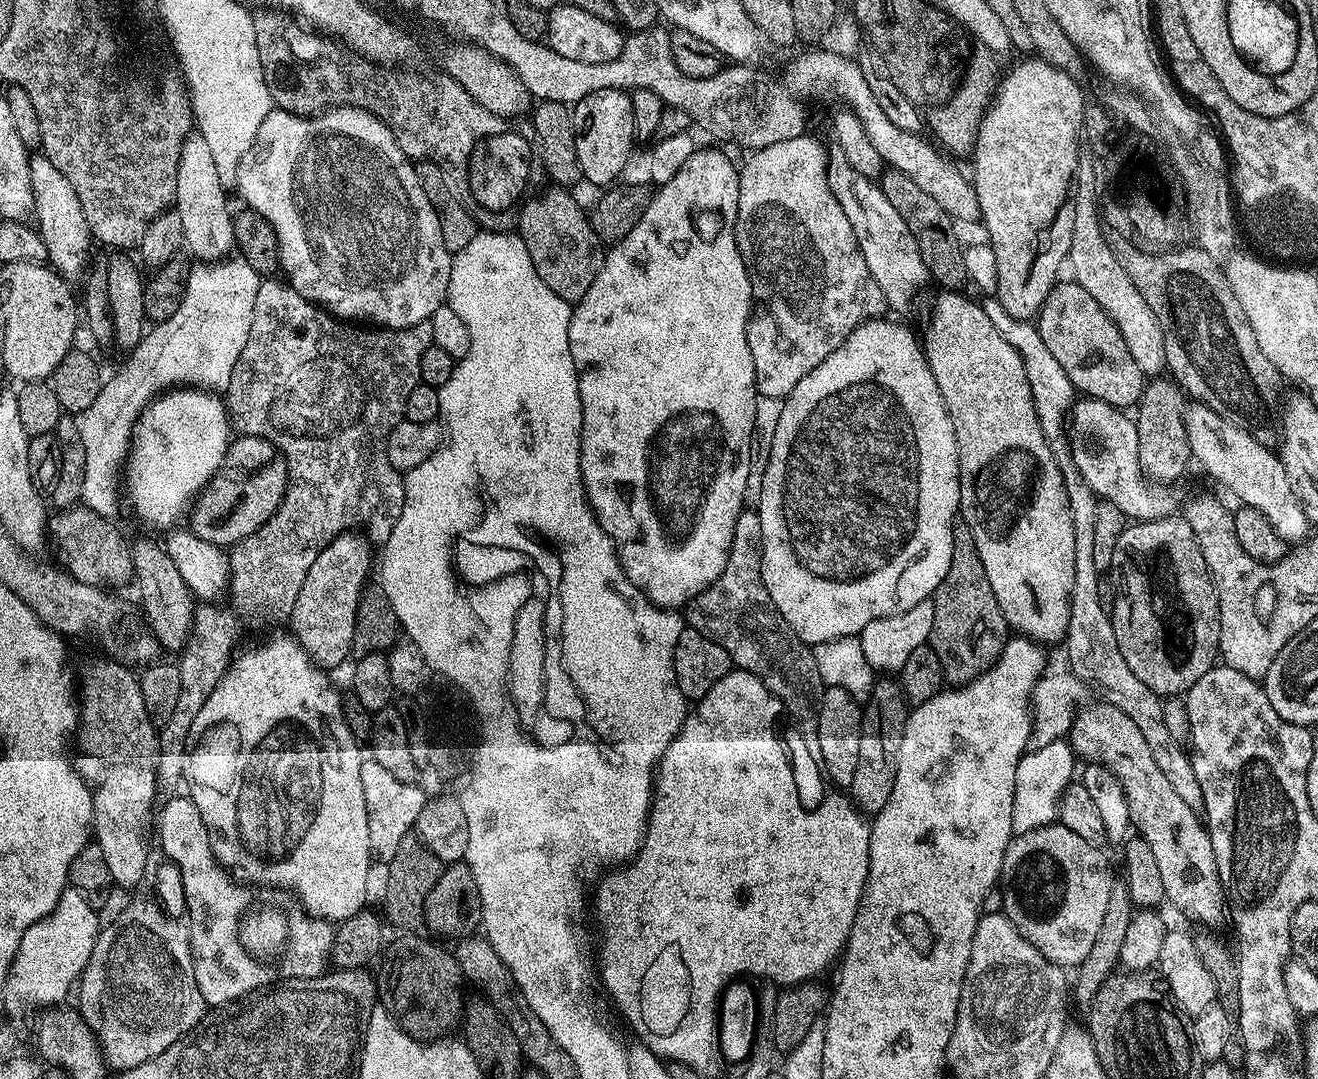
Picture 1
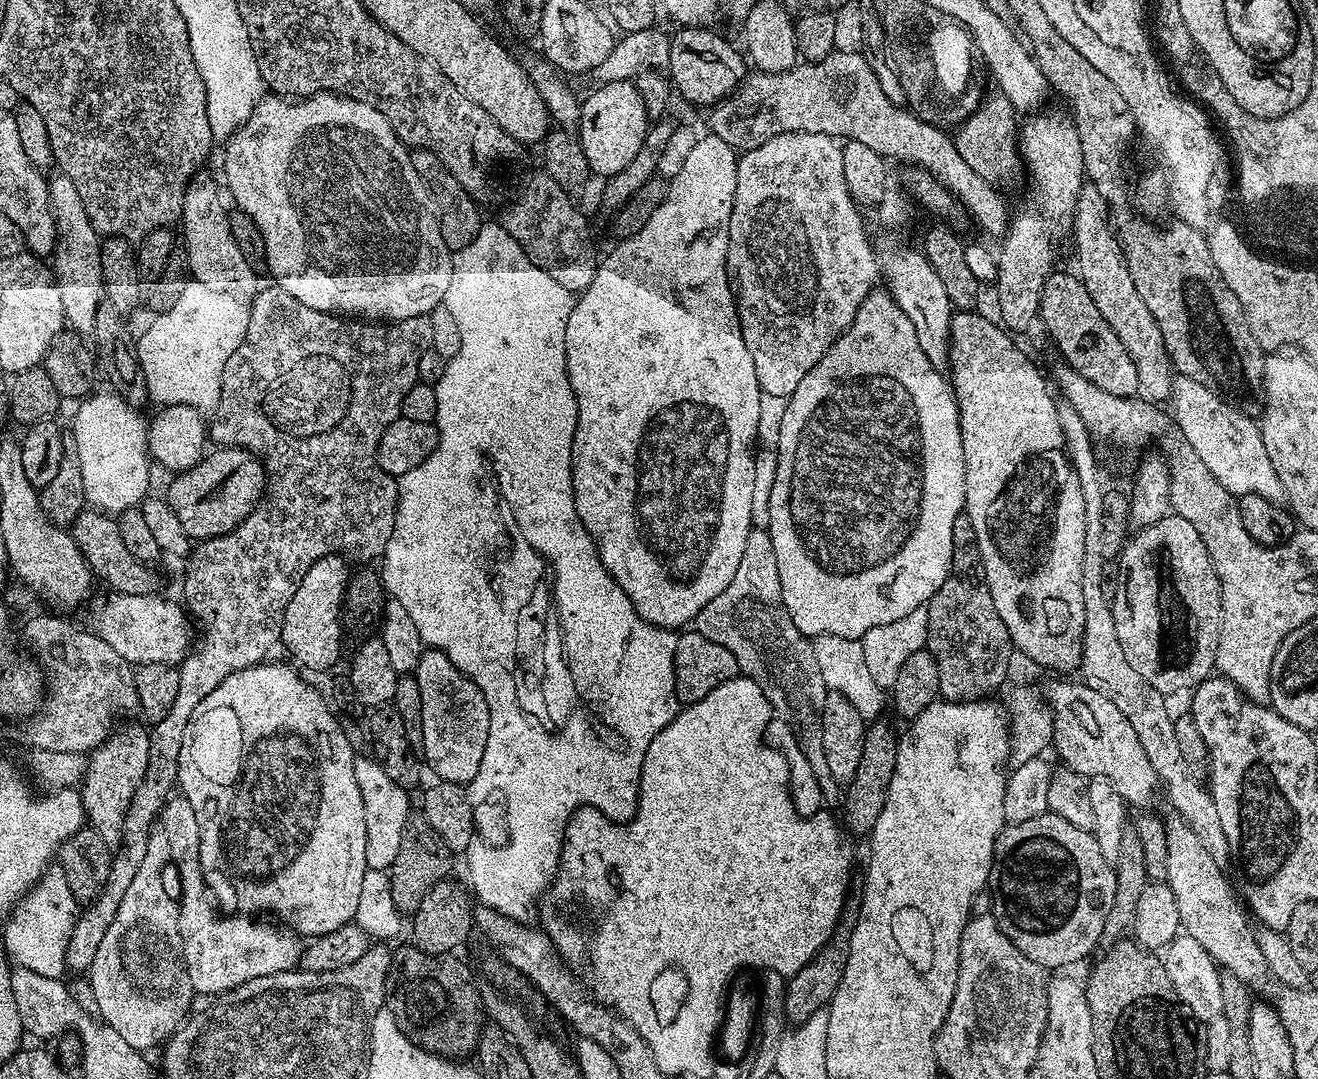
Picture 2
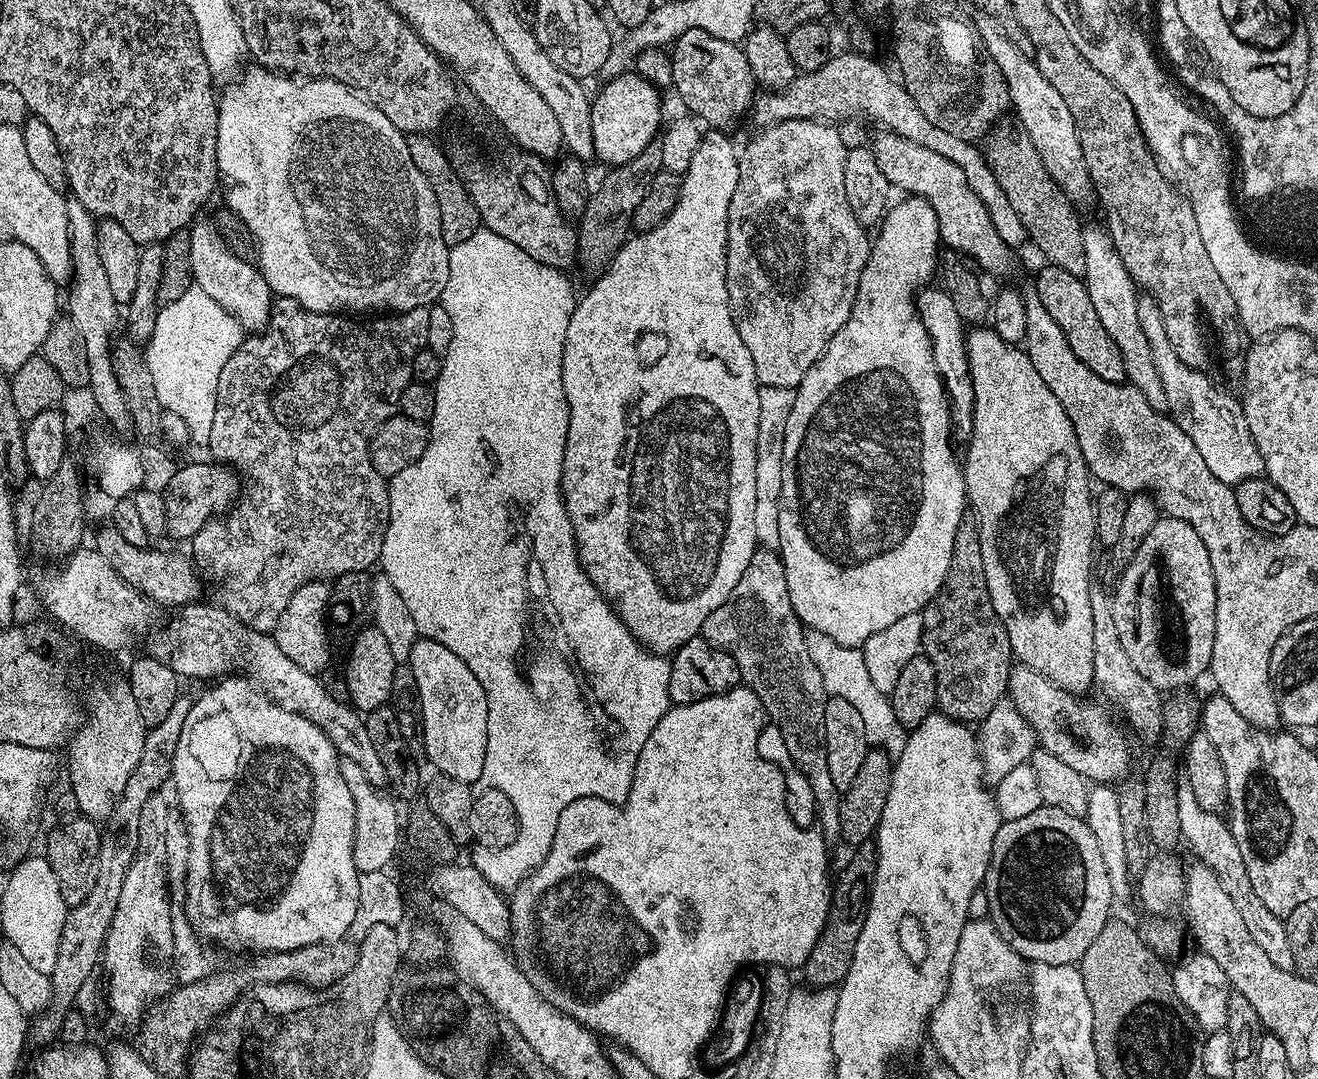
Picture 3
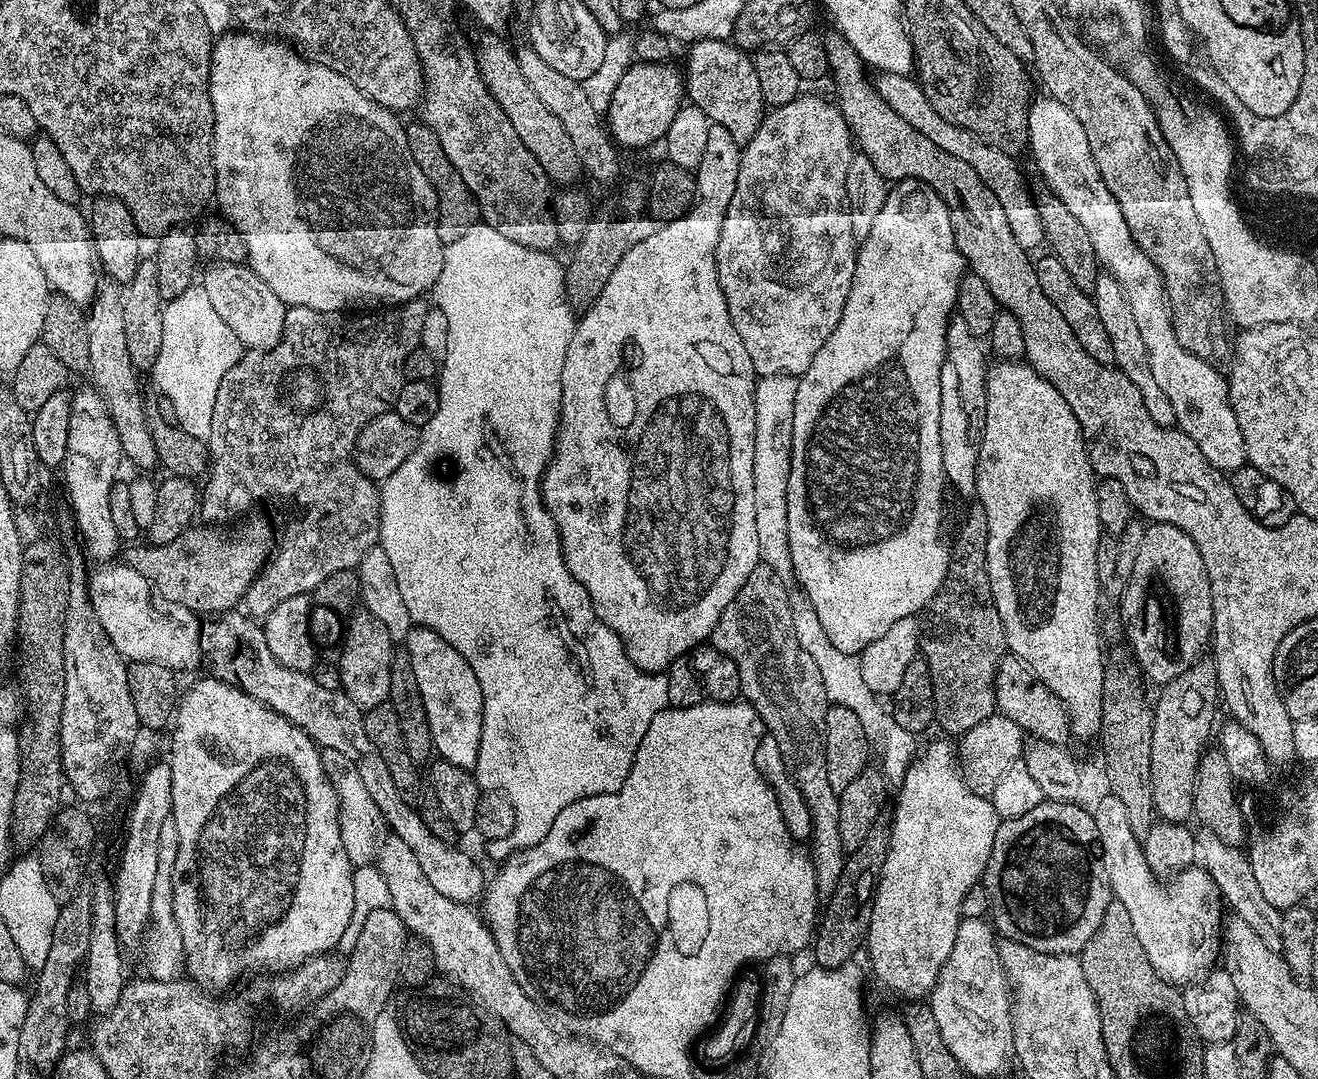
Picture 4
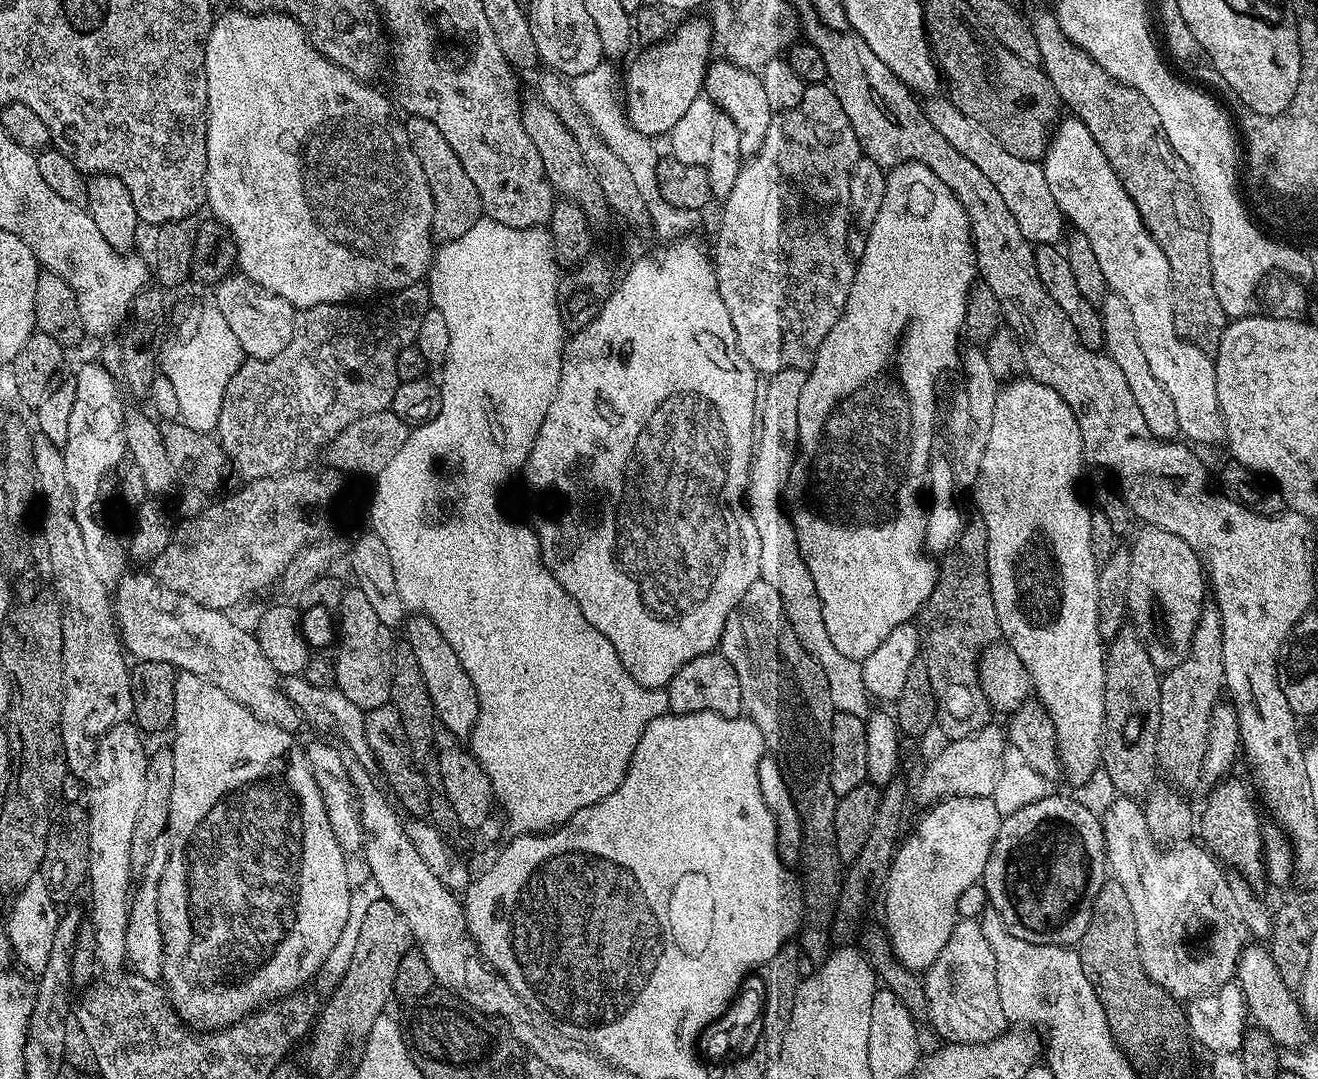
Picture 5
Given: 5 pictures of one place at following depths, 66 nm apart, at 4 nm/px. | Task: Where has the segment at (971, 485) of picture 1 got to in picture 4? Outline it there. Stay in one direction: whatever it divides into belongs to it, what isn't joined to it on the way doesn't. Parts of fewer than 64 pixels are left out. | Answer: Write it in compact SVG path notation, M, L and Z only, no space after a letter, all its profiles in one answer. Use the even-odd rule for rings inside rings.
M1000 360L987 369L985 378L986 414L985 430L982 434L980 453L976 468L975 499L986 514L986 566L990 574L990 590L994 594L994 606L998 606L998 618L1002 618L1004 637L1008 643L1007 651L1017 656L1039 680L1047 686L1056 697L1064 703L1068 711L1068 722L1073 737L1099 737L1102 726L1102 690L1104 689L1104 673L1106 659L1100 650L1100 600L1102 601L1102 570L1098 566L1097 545L1102 535L1098 522L1098 480L1088 460L1088 451L1084 445L1084 435L1078 426L1078 418L1074 418L1074 410L1058 394L1046 378L1042 378L1026 362Z

